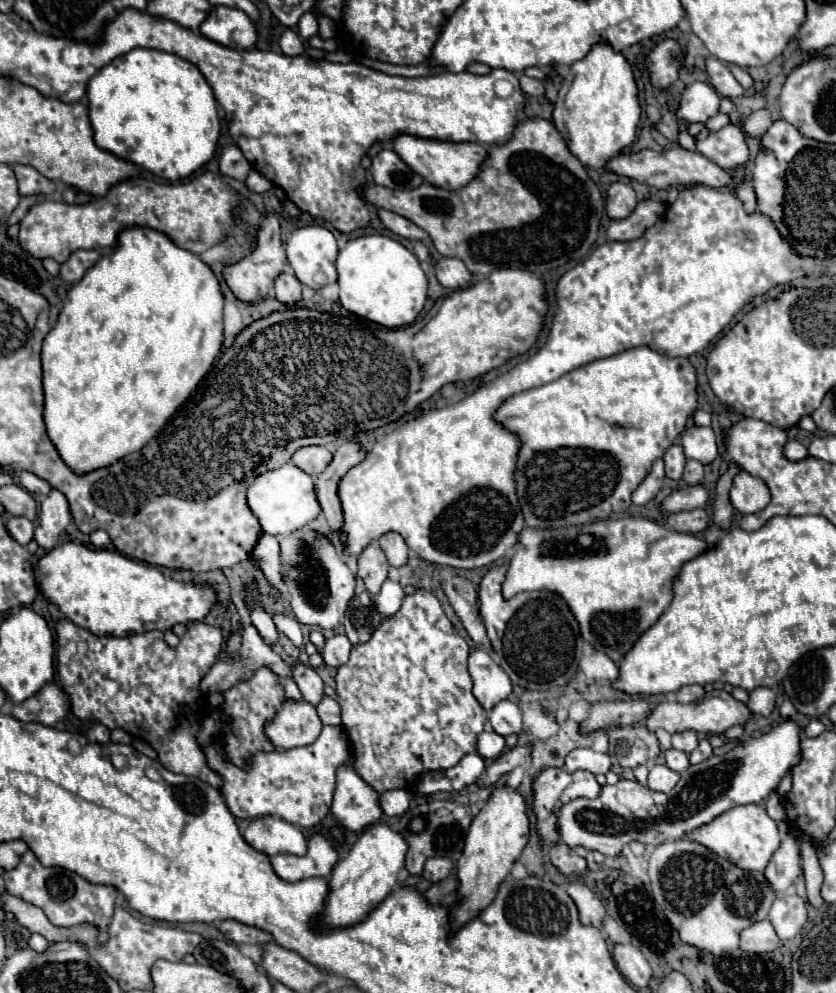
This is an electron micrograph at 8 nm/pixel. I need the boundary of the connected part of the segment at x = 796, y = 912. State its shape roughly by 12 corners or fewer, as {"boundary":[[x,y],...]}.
{"boundary":[[800,895],[776,897],[768,913],[778,937],[788,941],[808,921]]}

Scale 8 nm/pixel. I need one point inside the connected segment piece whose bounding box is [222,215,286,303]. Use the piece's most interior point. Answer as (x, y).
(250, 279)

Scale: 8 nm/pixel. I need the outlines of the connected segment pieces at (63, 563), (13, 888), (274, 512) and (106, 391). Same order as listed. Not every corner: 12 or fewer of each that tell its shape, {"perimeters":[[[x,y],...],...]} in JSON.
{"perimeters":[[[66,541],[38,585],[94,635],[200,621],[212,589]],[[32,851],[2,877],[52,925],[88,923],[108,941],[114,887],[44,867]],[[286,463],[248,487],[264,533],[282,535],[320,515],[314,481]],[[122,231],[42,345],[76,475],[142,451],[210,371],[224,297]]]}

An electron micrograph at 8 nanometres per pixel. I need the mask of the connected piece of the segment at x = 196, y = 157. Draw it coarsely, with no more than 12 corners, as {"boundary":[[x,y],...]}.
{"boundary":[[132,49],[88,83],[98,147],[168,181],[216,151],[200,69]]}

